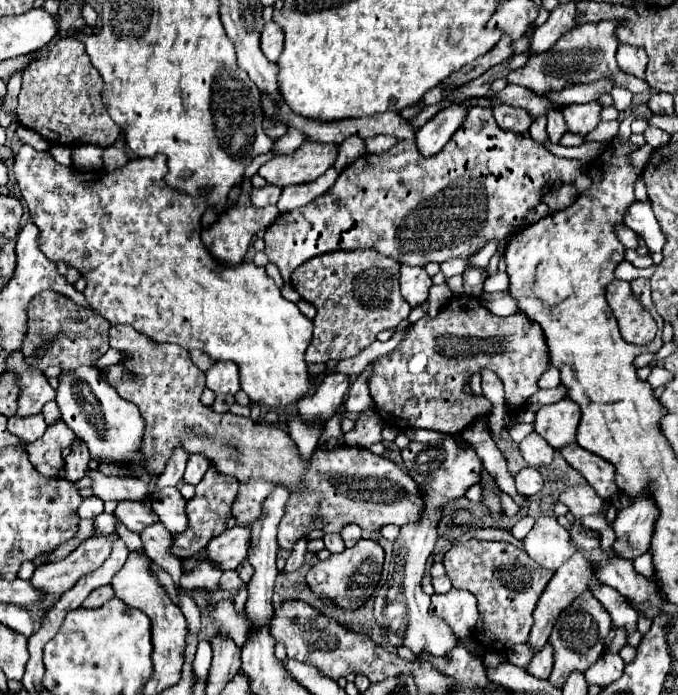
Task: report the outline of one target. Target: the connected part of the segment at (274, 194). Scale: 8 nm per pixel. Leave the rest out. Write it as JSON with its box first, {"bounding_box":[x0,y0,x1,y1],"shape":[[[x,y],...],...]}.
{"bounding_box":[250,185,280,207],"shape":[[[264,185],[260,189],[252,189],[250,199],[254,207],[266,207],[266,205],[276,205],[276,201],[280,199],[280,187],[274,185]]]}

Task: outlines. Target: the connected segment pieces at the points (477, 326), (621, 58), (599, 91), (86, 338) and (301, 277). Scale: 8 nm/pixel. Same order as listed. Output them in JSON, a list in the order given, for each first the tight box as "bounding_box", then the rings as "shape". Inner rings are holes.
[{"bounding_box":[370,297,550,435],"shape":[[[456,297],[444,307],[436,317],[424,315],[420,321],[414,323],[414,327],[408,331],[406,339],[394,349],[392,353],[380,357],[376,361],[374,375],[370,377],[370,395],[374,399],[376,411],[382,417],[382,421],[396,425],[396,427],[412,427],[412,429],[432,429],[438,433],[454,435],[462,433],[476,417],[490,413],[492,405],[486,401],[486,397],[470,397],[462,391],[462,385],[470,379],[472,371],[478,371],[478,367],[490,367],[506,385],[506,405],[512,411],[518,411],[536,391],[536,381],[540,375],[550,367],[548,347],[542,331],[538,329],[538,323],[532,323],[526,315],[514,313],[508,317],[496,317],[488,309],[480,305],[476,297]]]},{"bounding_box":[616,45,646,79],"shape":[[[620,45],[618,53],[616,53],[618,65],[622,71],[626,71],[628,75],[634,75],[638,79],[644,79],[644,69],[646,69],[646,51],[642,51],[642,47],[630,47],[630,45]]]},{"bounding_box":[548,79,614,105],"shape":[[[600,79],[594,83],[586,83],[586,85],[572,85],[572,87],[564,87],[558,93],[550,93],[548,97],[552,101],[556,101],[558,105],[570,105],[570,103],[590,103],[594,99],[598,99],[604,93],[610,93],[614,89],[614,81],[612,79]]]},{"bounding_box":[24,291,110,371],"shape":[[[42,291],[34,296],[28,306],[28,335],[24,339],[24,361],[34,367],[34,371],[44,371],[46,367],[60,367],[64,371],[94,365],[96,359],[108,351],[108,329],[110,323],[100,315],[94,315],[86,307],[58,295],[54,291]]]},{"bounding_box":[292,249,412,363],"shape":[[[356,249],[356,251],[332,251],[318,257],[308,259],[292,273],[292,287],[298,295],[316,307],[314,317],[314,333],[312,341],[306,349],[306,363],[326,363],[330,359],[348,359],[358,355],[370,343],[376,341],[376,335],[384,329],[396,327],[402,319],[406,319],[412,307],[400,295],[400,263],[390,259],[374,249]]]}]

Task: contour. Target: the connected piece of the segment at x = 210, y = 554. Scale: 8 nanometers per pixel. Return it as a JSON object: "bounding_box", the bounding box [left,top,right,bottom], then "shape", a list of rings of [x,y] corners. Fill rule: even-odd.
{"bounding_box":[206,527,250,571],"shape":[[[232,527],[226,529],[222,535],[214,537],[206,545],[206,559],[216,565],[222,571],[236,569],[248,555],[248,541],[250,541],[250,529],[248,527]]]}

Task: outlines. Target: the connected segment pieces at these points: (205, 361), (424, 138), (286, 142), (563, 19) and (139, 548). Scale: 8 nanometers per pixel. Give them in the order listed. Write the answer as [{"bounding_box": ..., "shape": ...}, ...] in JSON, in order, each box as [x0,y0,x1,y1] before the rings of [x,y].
[{"bounding_box":[190,351,214,373],"shape":[[[190,351],[190,359],[192,359],[192,363],[194,363],[200,371],[204,371],[204,373],[214,365],[214,361],[208,359],[208,355],[202,353],[202,351]]]},{"bounding_box":[416,105,468,157],"shape":[[[450,105],[448,109],[434,115],[424,127],[418,129],[418,135],[416,135],[418,151],[426,157],[436,155],[448,143],[454,131],[458,131],[458,127],[466,117],[466,111],[468,111],[466,107]]]},{"bounding_box":[274,129,306,155],"shape":[[[290,129],[284,137],[280,137],[280,139],[276,141],[274,151],[276,151],[278,155],[292,153],[292,151],[298,149],[298,145],[300,145],[302,141],[306,141],[306,135],[302,135],[302,131],[294,131],[294,129]]]},{"bounding_box":[532,3,576,55],"shape":[[[564,3],[564,5],[558,5],[548,21],[542,25],[542,27],[536,27],[534,31],[534,37],[532,37],[532,55],[536,53],[544,53],[548,51],[566,31],[570,31],[576,23],[576,5],[574,3]]]},{"bounding_box":[119,531,144,552],"shape":[[[128,531],[128,534],[119,534],[130,552],[144,552],[140,535]]]}]

